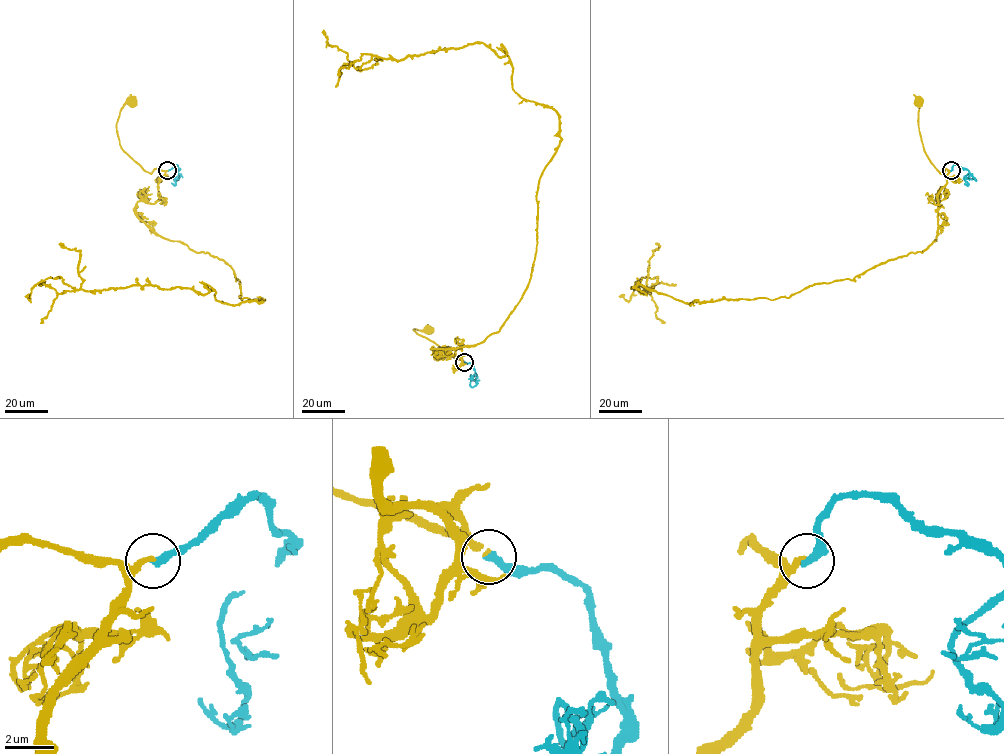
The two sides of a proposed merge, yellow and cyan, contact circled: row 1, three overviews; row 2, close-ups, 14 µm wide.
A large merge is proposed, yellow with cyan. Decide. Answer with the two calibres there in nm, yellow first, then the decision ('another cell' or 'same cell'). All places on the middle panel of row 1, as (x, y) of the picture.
200 nm thick on the yellow side, 300 nm on the other; same cell

